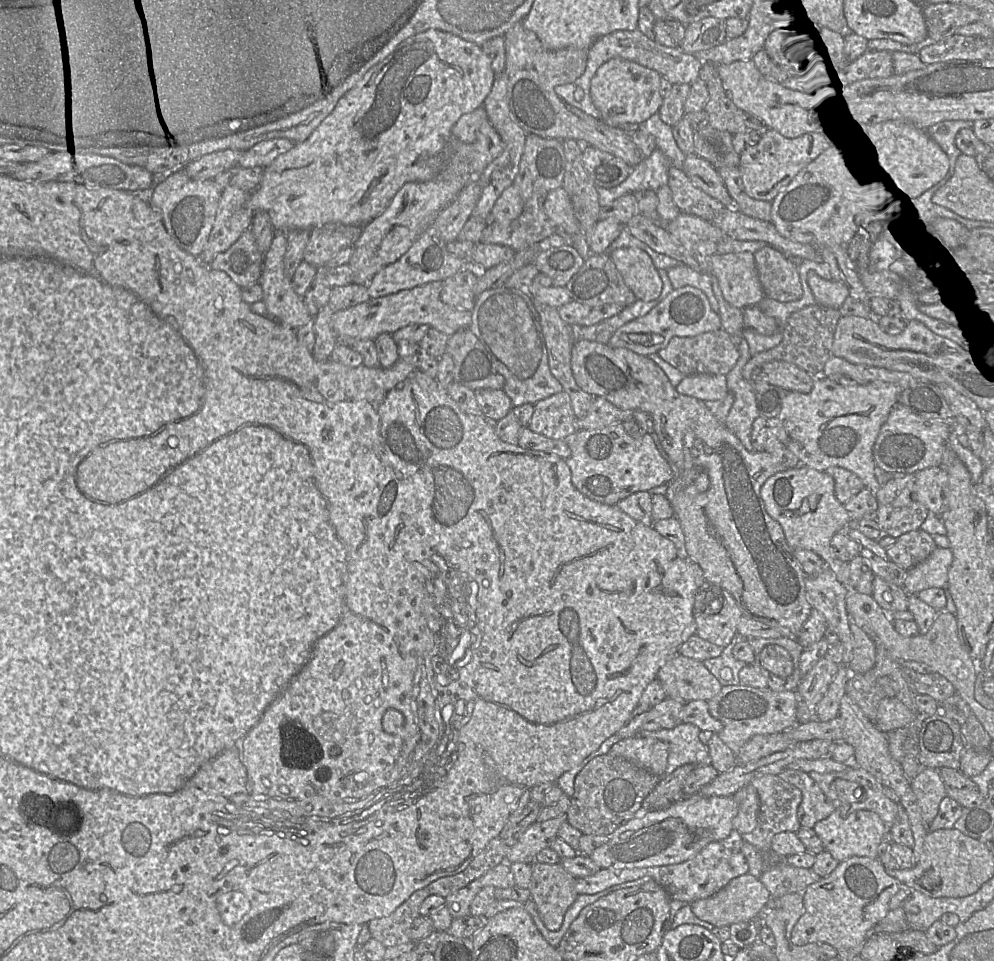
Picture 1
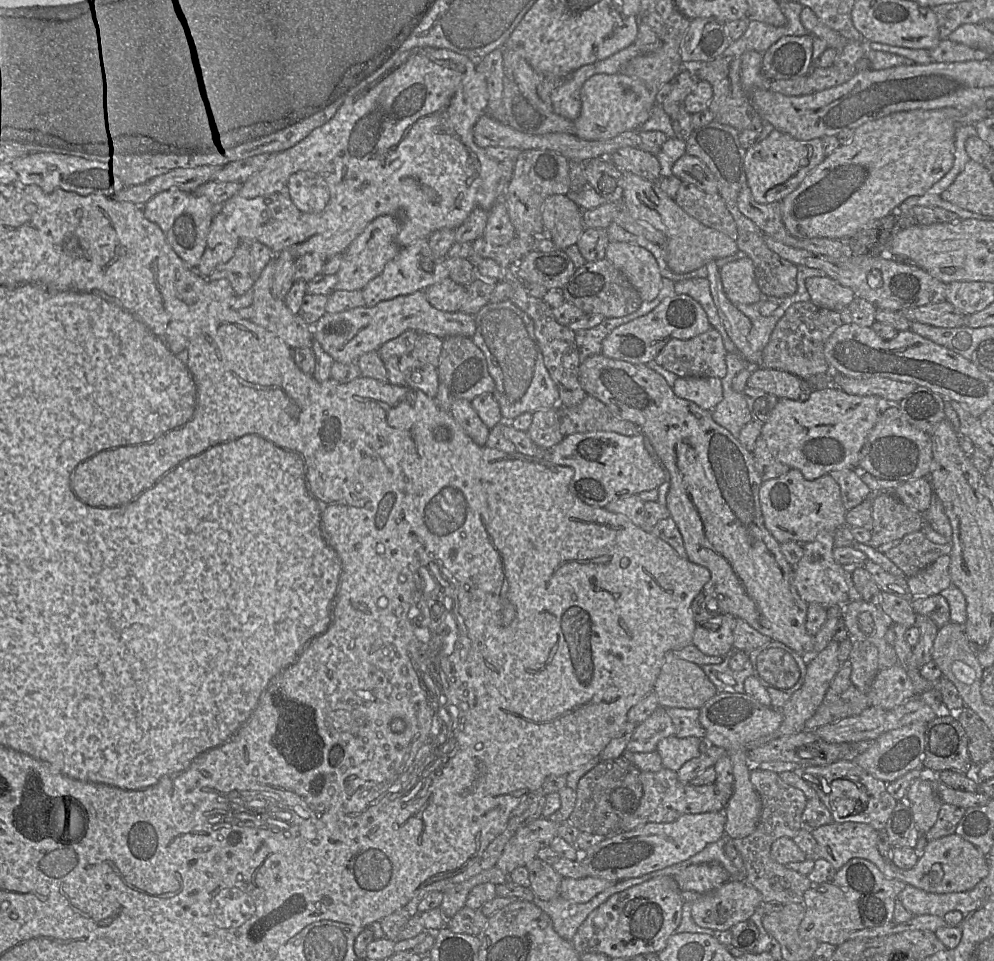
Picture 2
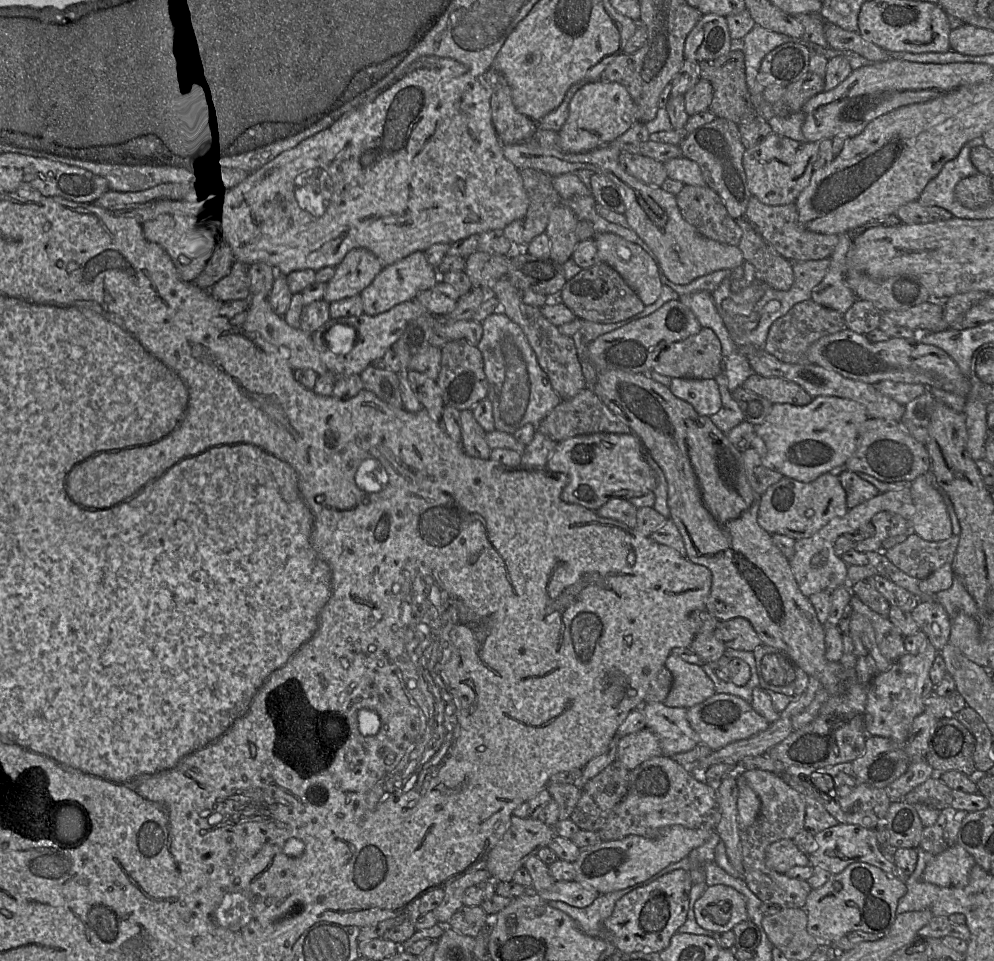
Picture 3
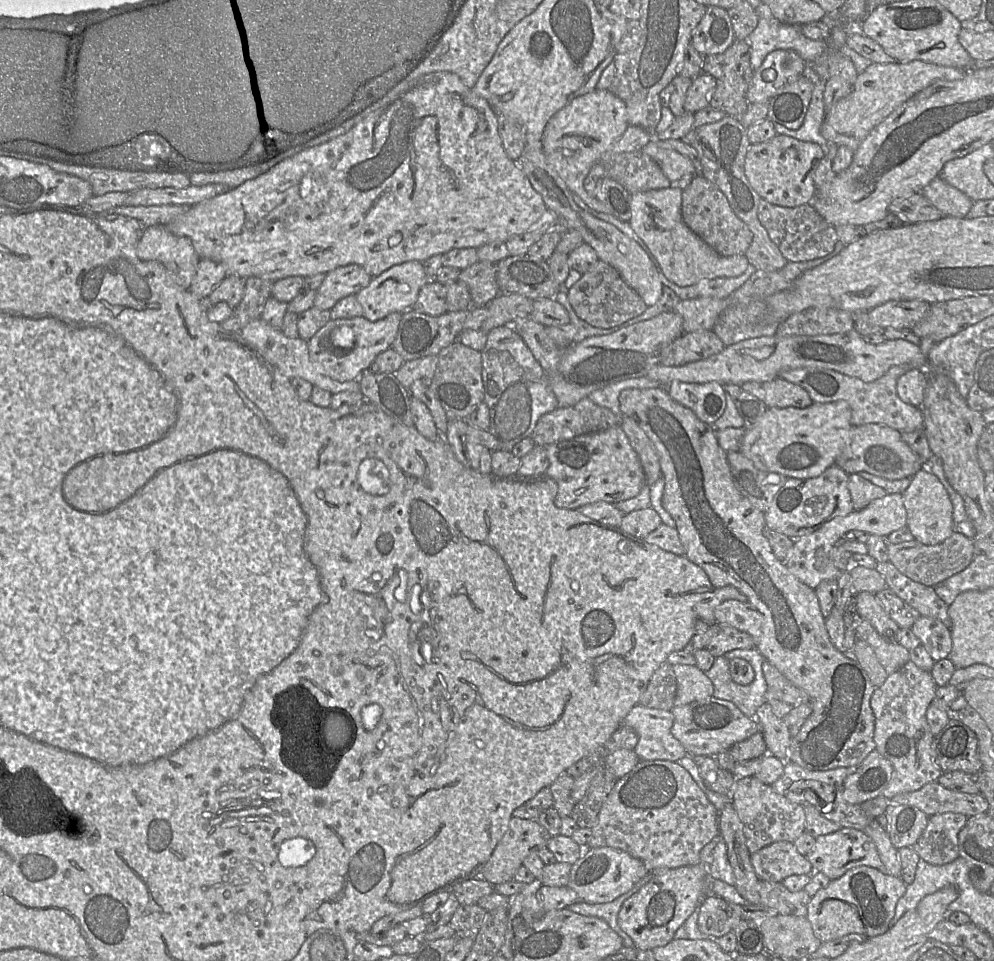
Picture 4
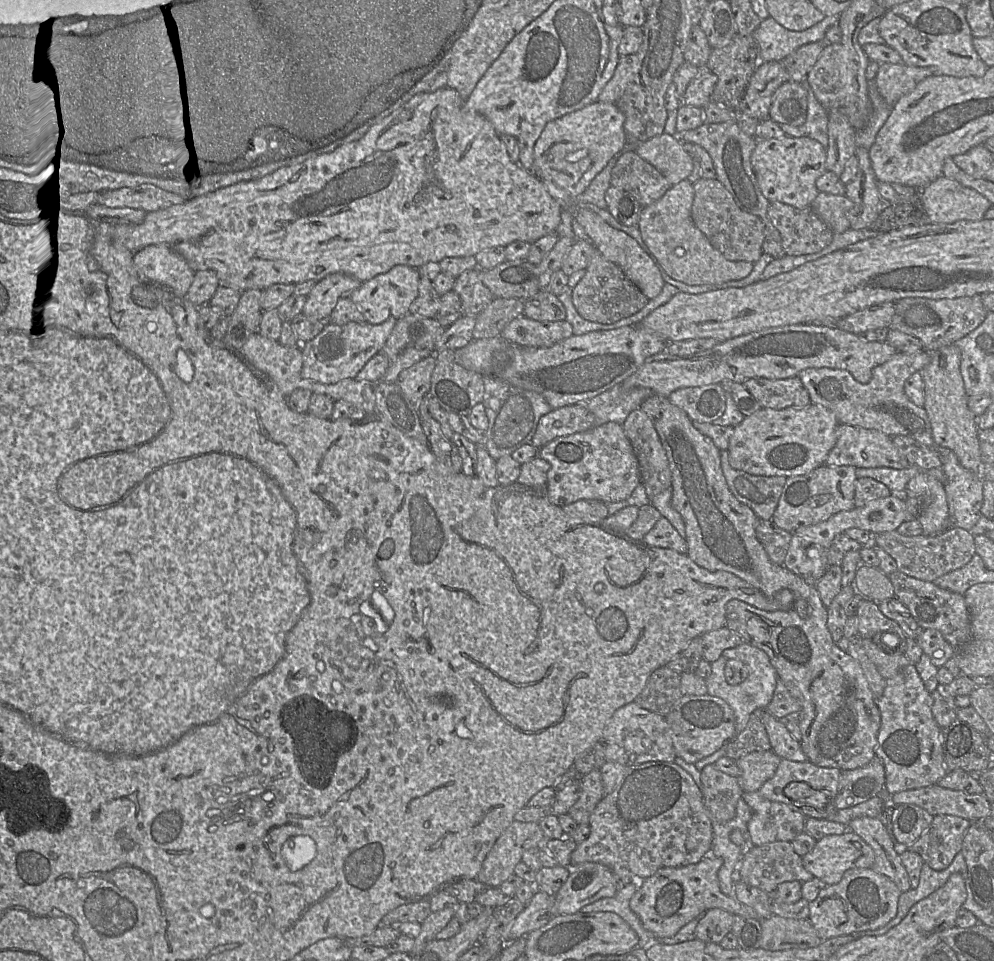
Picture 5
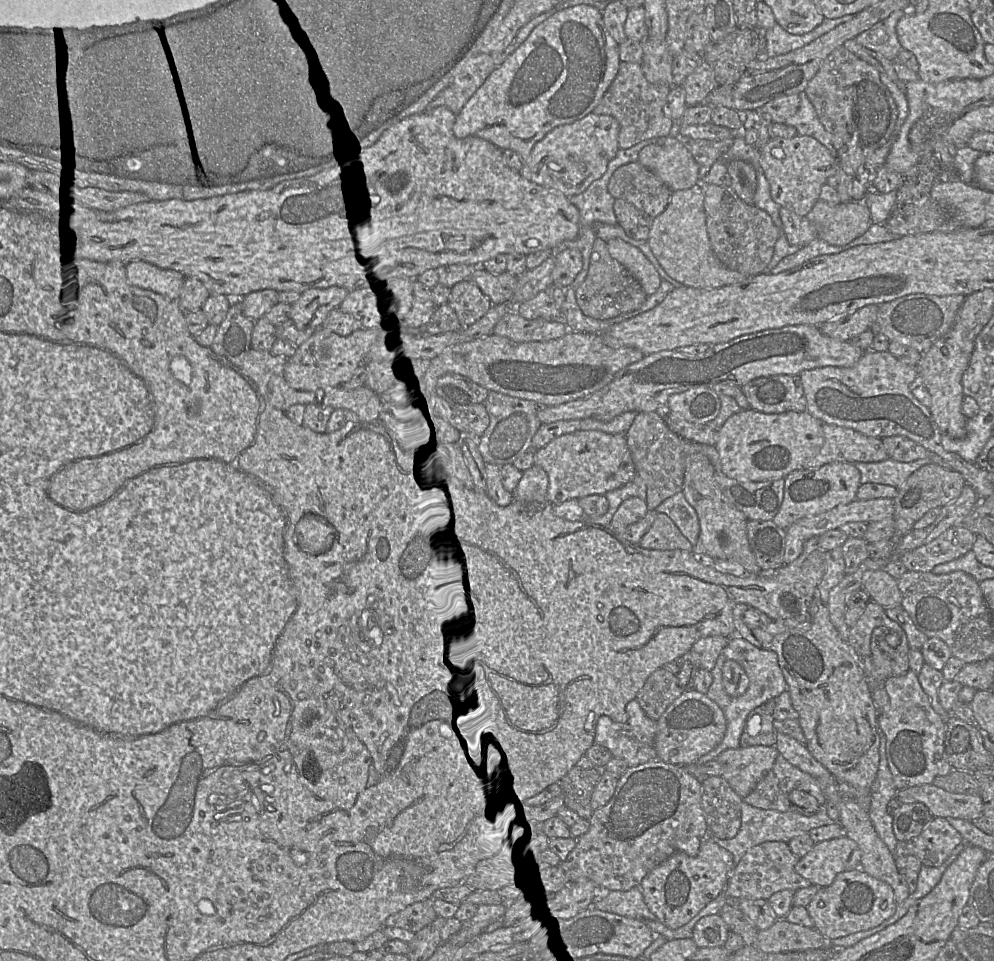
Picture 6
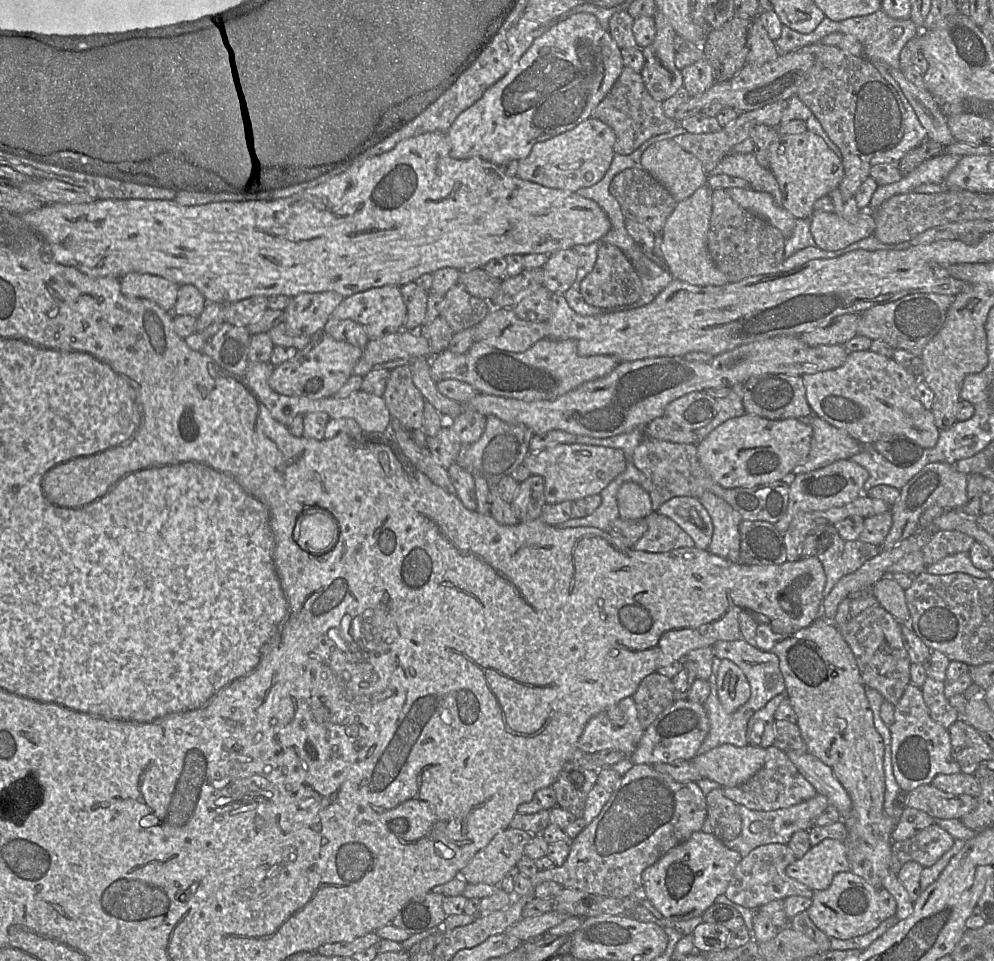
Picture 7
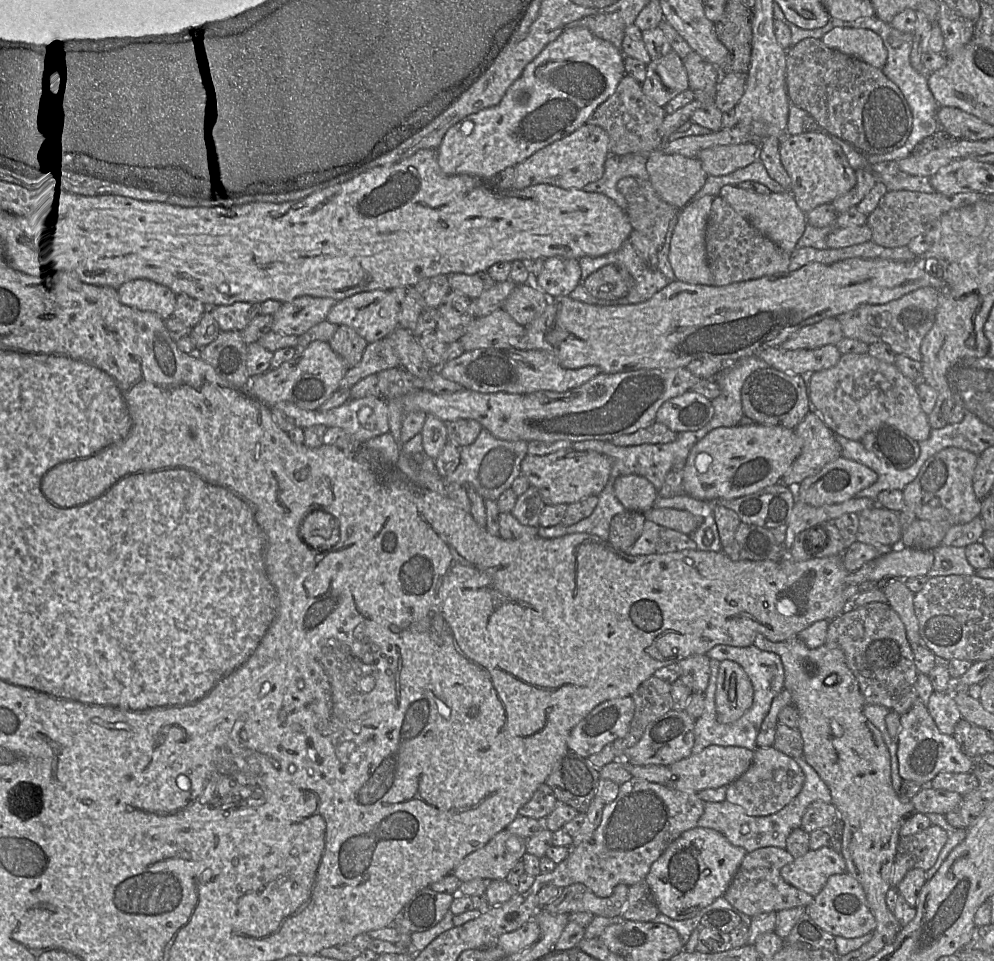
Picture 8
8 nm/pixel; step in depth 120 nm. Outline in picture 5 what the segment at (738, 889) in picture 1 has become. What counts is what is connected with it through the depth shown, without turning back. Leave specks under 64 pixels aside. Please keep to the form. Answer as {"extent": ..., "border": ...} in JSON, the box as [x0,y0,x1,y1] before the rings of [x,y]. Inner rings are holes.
{"extent":[695,908,734,944],"border":[[[720,908],[703,913],[695,929],[695,938],[704,943],[719,944],[732,929],[734,916]]]}

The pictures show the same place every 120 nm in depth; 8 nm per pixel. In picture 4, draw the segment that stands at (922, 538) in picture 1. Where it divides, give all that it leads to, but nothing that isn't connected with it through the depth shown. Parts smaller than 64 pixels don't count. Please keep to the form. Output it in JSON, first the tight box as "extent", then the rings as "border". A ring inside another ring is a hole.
{"extent":[887,532,977,587],"border":[[[953,532],[943,542],[926,545],[913,539],[898,544],[887,543],[889,561],[906,577],[926,586],[935,587],[964,570],[977,554],[974,541],[965,535]]]}

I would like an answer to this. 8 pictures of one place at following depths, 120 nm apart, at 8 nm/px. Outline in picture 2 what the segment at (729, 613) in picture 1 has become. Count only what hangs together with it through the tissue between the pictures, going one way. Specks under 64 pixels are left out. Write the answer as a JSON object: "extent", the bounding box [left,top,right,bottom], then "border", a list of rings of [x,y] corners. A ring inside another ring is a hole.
{"extent":[692,614,736,657],"border":[[[724,614],[716,630],[697,625],[692,643],[704,654],[725,657],[733,648],[736,617]]]}

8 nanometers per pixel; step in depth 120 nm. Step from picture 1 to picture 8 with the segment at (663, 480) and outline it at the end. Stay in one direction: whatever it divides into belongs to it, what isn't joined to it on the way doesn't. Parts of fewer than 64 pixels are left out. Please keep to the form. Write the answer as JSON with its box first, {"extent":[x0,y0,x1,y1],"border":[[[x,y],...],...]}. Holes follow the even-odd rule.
{"extent":[521,447,613,505],"border":[[[572,447],[564,448],[547,455],[527,454],[521,462],[521,474],[527,477],[529,485],[538,489],[545,505],[570,504],[590,495],[598,496],[605,487],[612,469],[613,459],[595,451],[576,451]]]}

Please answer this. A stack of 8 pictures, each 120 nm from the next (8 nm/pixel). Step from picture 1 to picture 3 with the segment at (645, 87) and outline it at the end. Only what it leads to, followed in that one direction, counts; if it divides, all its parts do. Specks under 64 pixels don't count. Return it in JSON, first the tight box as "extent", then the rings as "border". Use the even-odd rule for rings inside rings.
{"extent":[558,82,637,153],"border":[[[586,82],[569,103],[566,122],[558,131],[558,145],[565,153],[585,153],[616,140],[637,121],[637,107],[624,86],[616,82]]]}

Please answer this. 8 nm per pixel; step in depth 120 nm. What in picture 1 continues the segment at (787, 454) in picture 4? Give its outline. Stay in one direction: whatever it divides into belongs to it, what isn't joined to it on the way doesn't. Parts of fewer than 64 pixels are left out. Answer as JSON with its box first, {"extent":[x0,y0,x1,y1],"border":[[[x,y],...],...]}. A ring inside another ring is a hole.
{"extent":[770,372,901,495],"border":[[[818,372],[814,375],[814,385],[809,393],[787,392],[780,413],[770,423],[773,424],[778,439],[799,458],[800,465],[820,472],[825,472],[832,466],[845,468],[857,475],[864,486],[876,495],[881,484],[875,476],[876,464],[872,449],[881,426],[898,402],[900,393],[901,390],[892,383],[872,381],[857,385],[840,385]]]}

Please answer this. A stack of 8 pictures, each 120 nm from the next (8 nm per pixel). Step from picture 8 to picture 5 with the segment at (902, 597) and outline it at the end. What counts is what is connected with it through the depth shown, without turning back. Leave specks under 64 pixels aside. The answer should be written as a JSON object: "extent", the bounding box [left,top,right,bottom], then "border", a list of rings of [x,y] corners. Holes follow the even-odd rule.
{"extent":[854,564,895,603],"border":[[[860,564],[854,578],[854,588],[865,599],[876,603],[895,597],[889,577],[878,567]]]}

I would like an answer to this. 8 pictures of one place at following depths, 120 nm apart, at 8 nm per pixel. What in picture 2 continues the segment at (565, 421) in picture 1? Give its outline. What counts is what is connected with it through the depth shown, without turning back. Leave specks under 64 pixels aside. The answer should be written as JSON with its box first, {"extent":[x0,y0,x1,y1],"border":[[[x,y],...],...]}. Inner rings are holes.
{"extent":[528,407,565,450],"border":[[[558,407],[533,412],[528,435],[535,444],[545,450],[551,450],[561,442],[565,436],[560,431]]]}

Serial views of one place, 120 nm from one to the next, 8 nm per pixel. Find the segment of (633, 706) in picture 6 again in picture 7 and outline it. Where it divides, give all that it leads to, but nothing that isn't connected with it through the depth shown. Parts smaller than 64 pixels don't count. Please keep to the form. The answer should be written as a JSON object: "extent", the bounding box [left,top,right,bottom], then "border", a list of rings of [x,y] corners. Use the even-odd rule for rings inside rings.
{"extent":[579,696,645,758],"border":[[[632,696],[622,699],[618,706],[626,715],[626,724],[614,726],[606,712],[596,714],[587,722],[579,738],[579,753],[597,753],[612,749],[622,752],[625,758],[632,755],[645,729],[639,721]]]}

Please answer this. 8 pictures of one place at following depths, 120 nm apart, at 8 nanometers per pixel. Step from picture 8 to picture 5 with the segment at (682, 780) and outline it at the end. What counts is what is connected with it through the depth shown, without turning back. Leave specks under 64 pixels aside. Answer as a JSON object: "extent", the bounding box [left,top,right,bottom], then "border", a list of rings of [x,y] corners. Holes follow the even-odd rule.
{"extent":[737,750,781,792],"border":[[[772,750],[751,752],[737,759],[740,769],[737,778],[743,792],[758,791],[775,775],[781,760]]]}

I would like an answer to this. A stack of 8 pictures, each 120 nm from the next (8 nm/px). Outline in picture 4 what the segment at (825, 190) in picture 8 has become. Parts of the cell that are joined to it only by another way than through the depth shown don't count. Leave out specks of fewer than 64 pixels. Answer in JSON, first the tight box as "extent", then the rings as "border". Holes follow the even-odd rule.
{"extent":[745,134,826,207],"border":[[[777,134],[772,139],[751,144],[745,157],[745,175],[760,197],[781,207],[811,203],[817,189],[814,173],[826,150],[817,143]]]}

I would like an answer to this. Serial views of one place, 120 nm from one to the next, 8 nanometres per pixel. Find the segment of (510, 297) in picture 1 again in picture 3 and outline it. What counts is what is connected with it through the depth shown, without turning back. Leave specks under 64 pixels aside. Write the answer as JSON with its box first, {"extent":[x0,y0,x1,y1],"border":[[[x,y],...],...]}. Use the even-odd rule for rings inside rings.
{"extent":[477,311,561,435],"border":[[[500,311],[487,316],[481,324],[483,335],[477,348],[484,360],[487,398],[492,403],[495,429],[513,435],[528,423],[538,425],[561,402],[561,398],[540,367],[524,332]]]}

